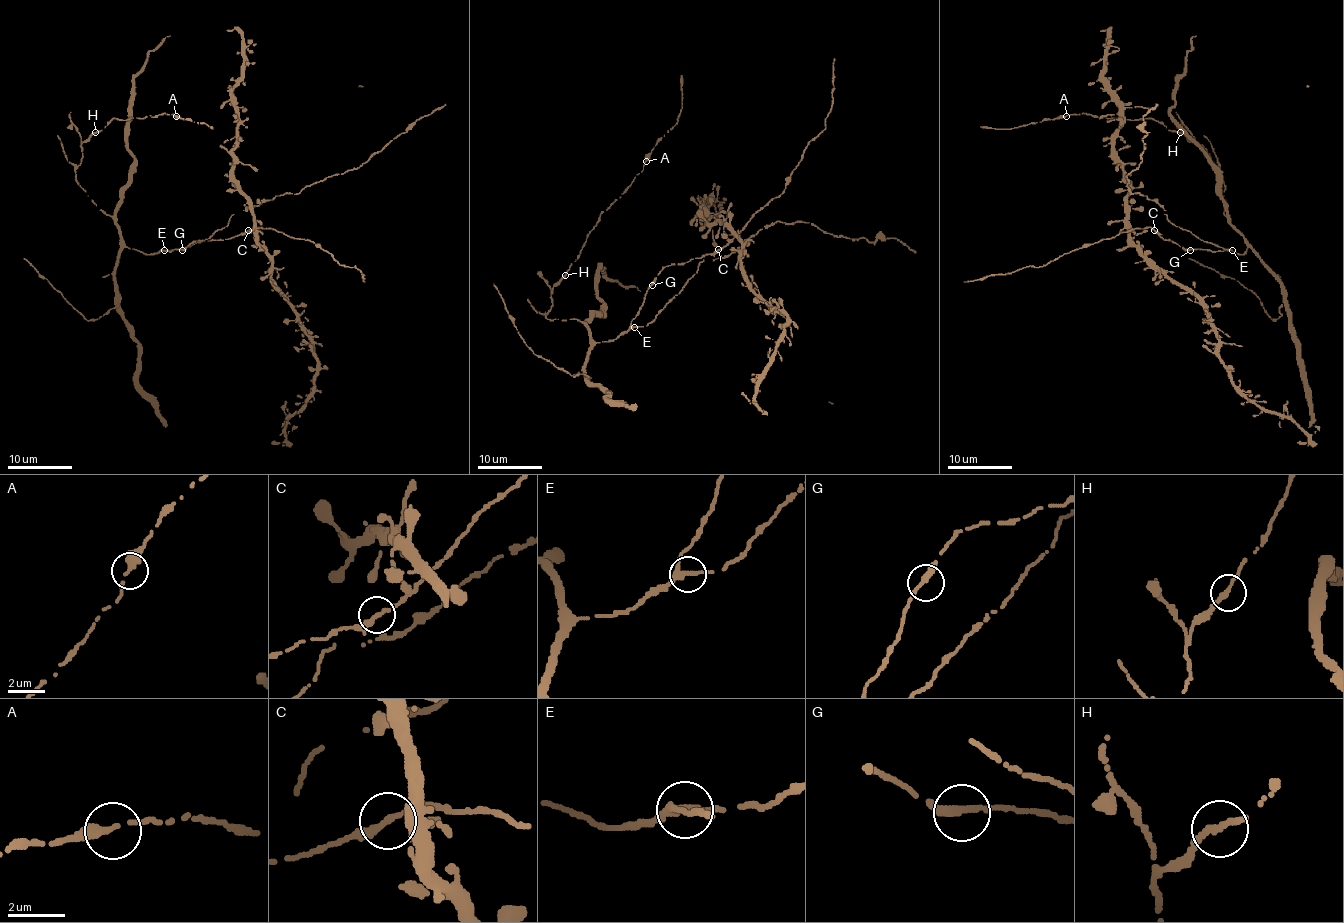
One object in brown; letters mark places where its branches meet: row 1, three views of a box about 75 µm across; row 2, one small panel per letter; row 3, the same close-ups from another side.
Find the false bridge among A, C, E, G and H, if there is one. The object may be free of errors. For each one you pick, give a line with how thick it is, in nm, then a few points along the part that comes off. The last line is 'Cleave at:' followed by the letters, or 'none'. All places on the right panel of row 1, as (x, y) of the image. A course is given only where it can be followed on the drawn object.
Cleave at: none

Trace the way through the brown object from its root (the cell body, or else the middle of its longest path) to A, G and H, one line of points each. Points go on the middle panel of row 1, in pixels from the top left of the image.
A: (631, 325), (596, 343), (582, 322), (545, 315), (553, 288), (599, 214), (646, 161)
G: (631, 325), (646, 291), (652, 285)
H: (631, 325), (614, 339), (596, 343), (575, 318), (549, 320), (545, 315), (553, 306), (553, 288), (565, 275)

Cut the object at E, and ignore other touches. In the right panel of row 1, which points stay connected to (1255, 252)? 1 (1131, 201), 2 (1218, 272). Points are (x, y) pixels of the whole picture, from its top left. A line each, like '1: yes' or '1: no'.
1: yes
2: yes

